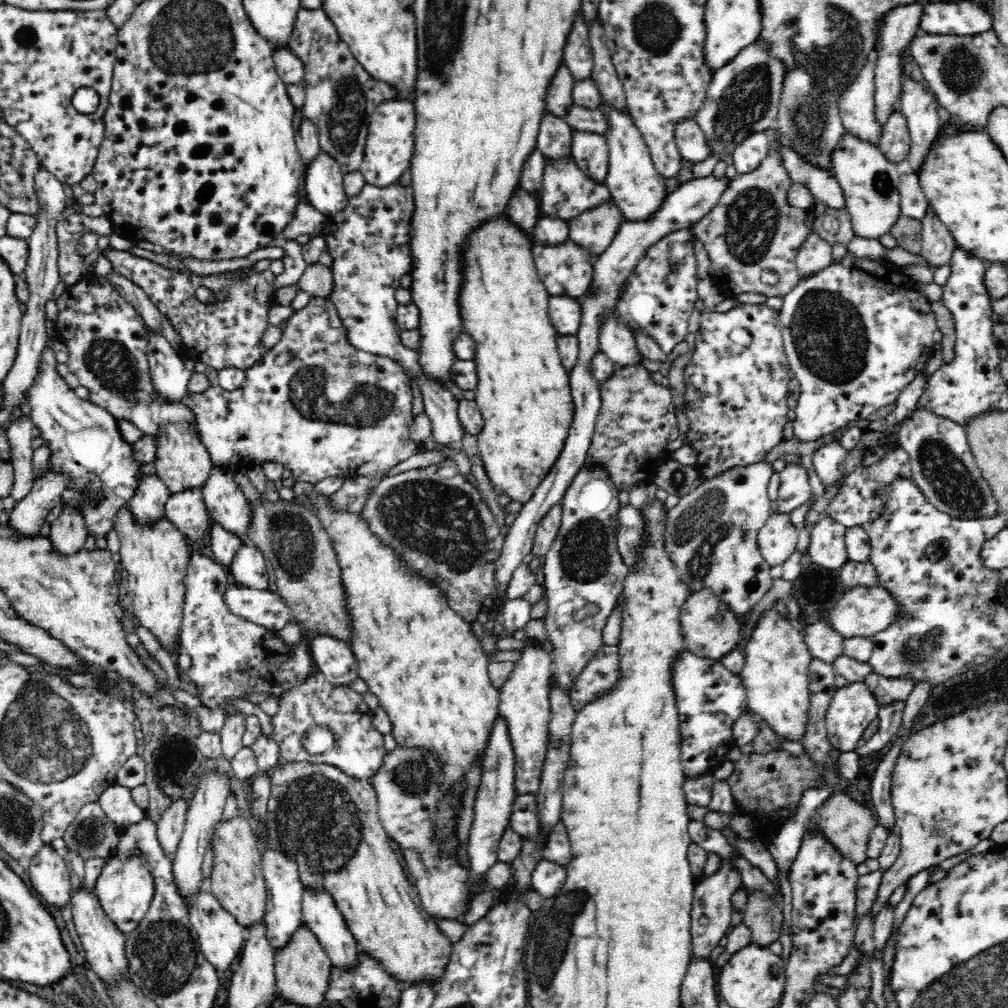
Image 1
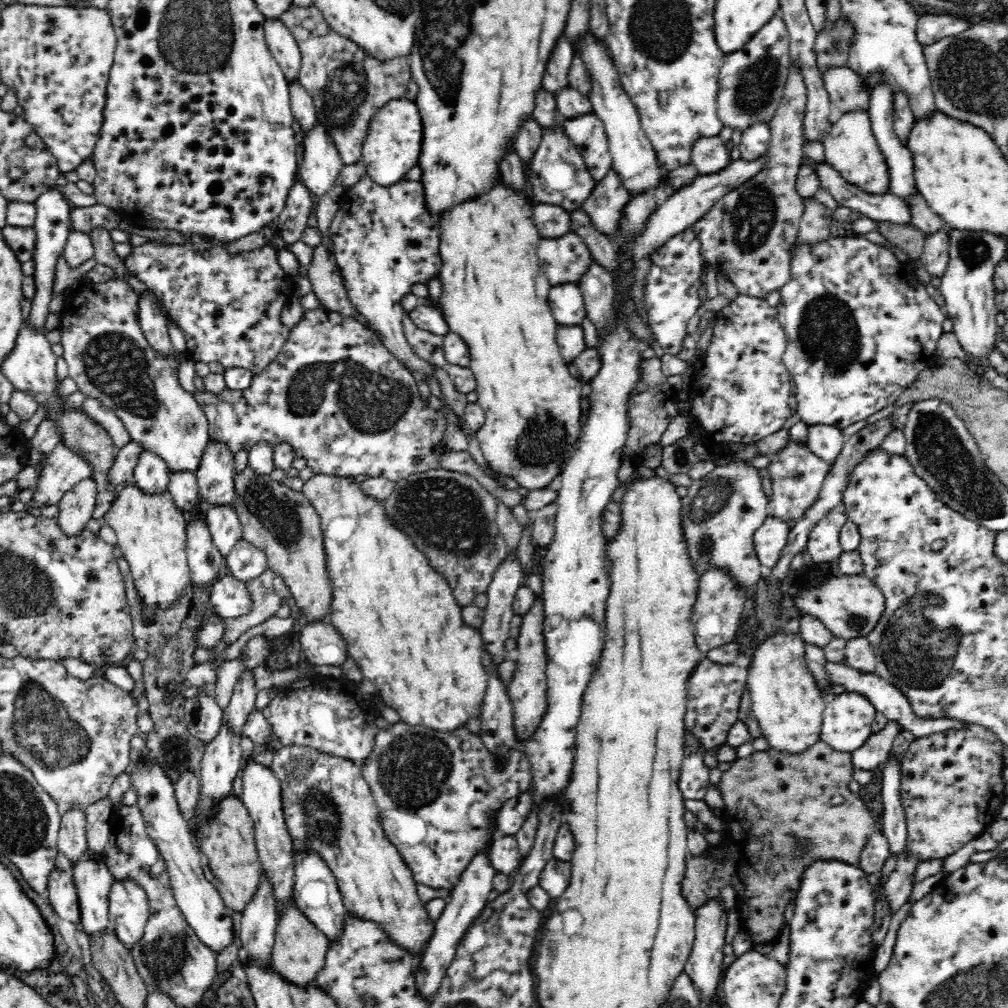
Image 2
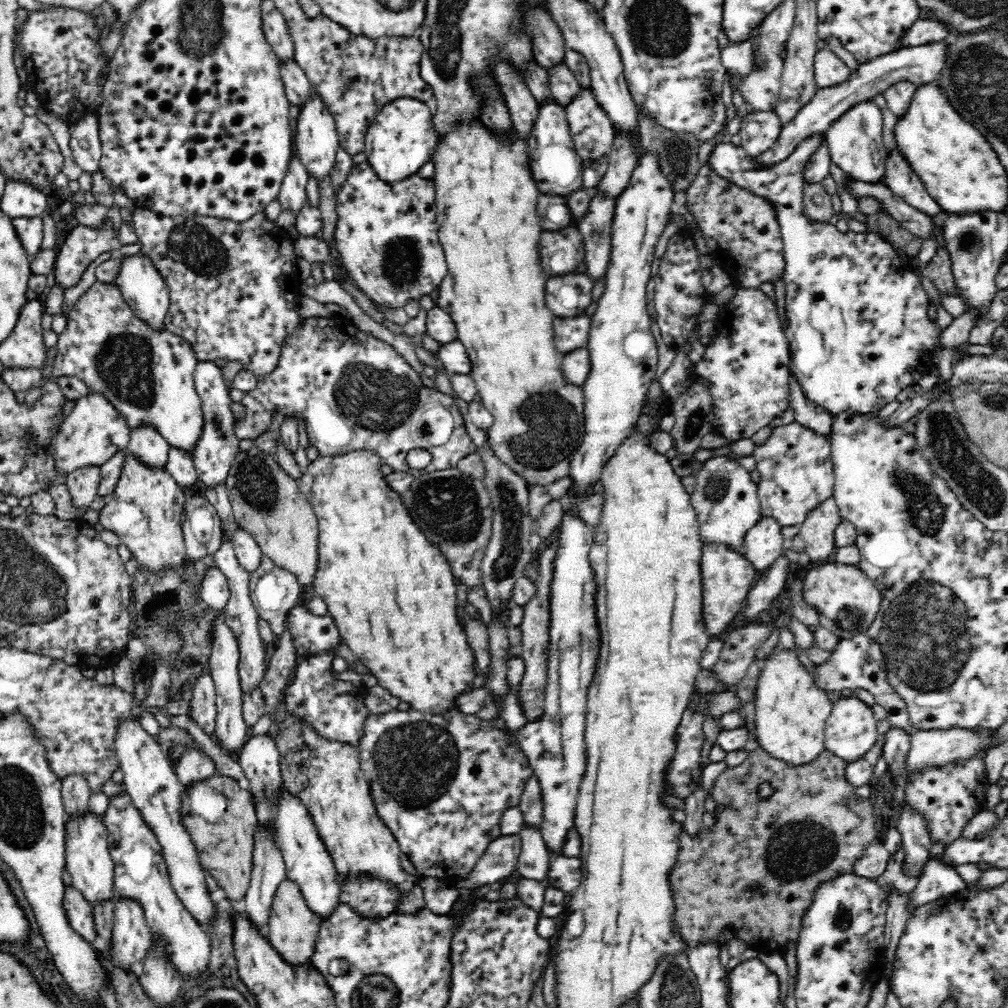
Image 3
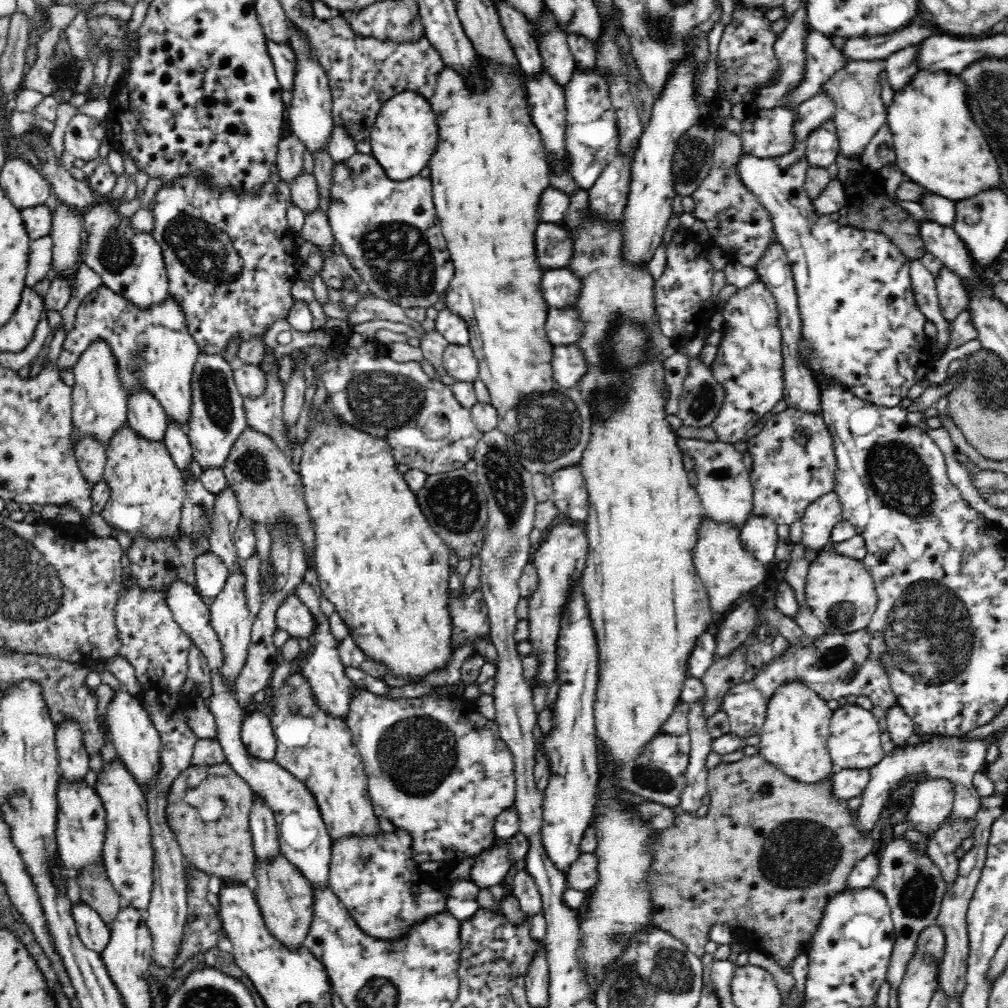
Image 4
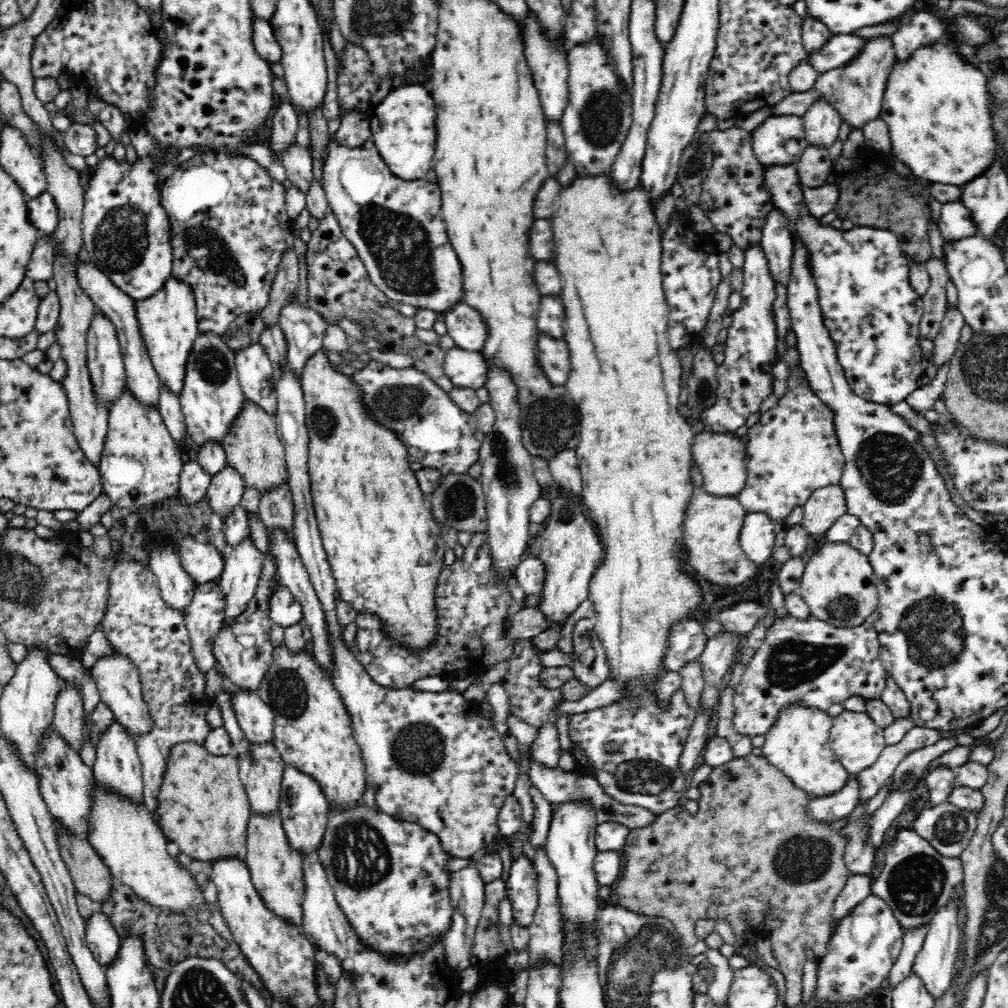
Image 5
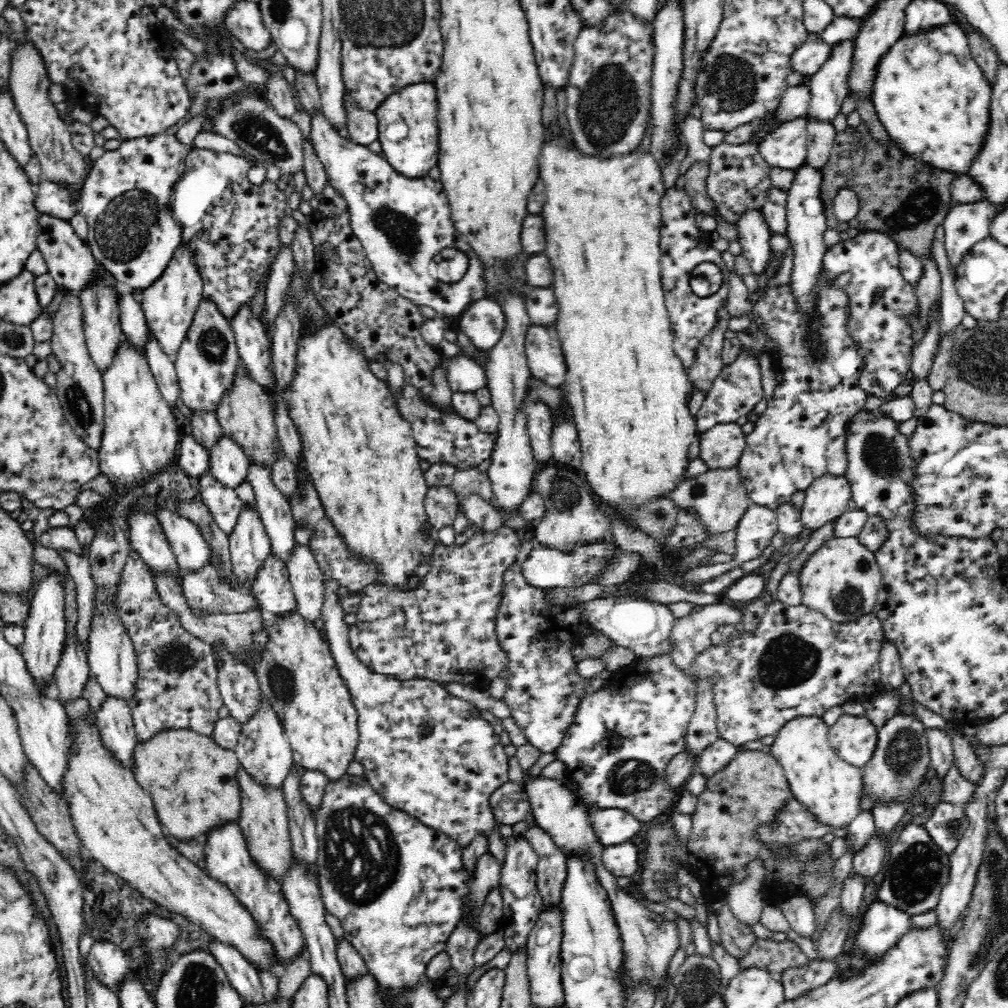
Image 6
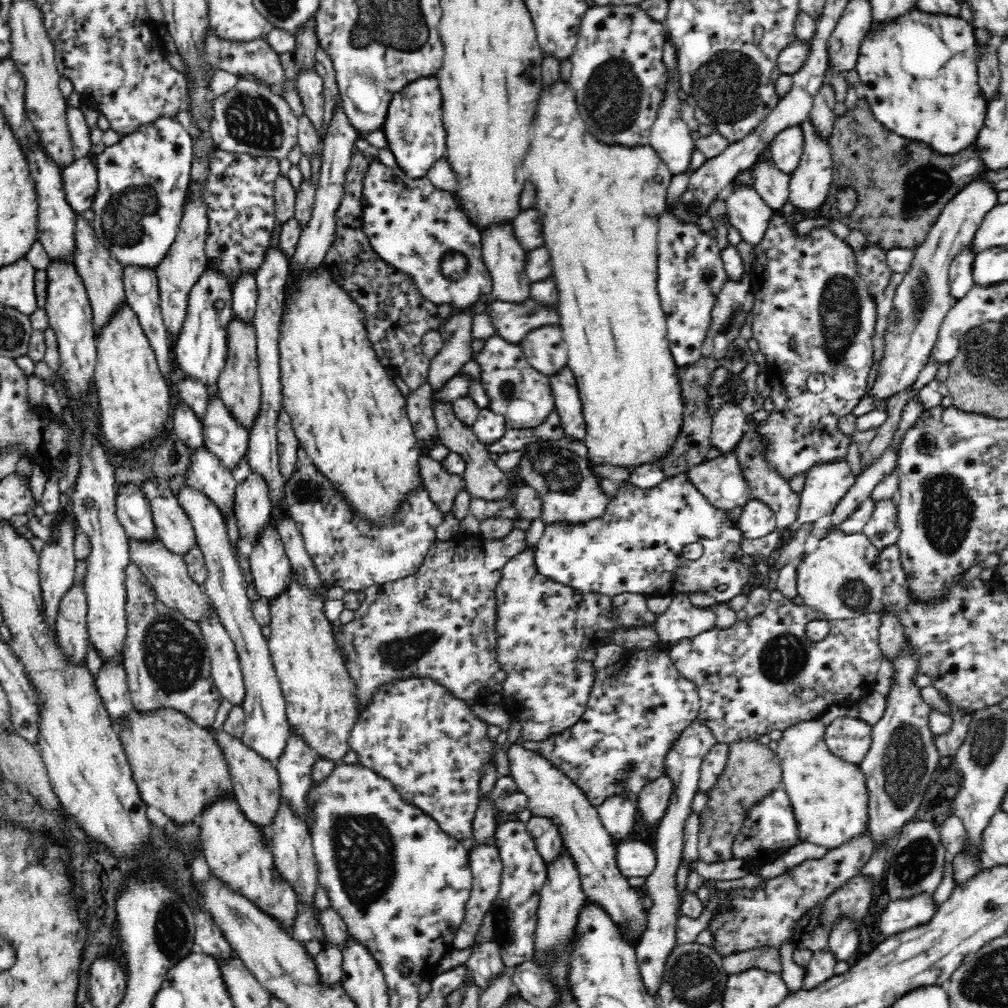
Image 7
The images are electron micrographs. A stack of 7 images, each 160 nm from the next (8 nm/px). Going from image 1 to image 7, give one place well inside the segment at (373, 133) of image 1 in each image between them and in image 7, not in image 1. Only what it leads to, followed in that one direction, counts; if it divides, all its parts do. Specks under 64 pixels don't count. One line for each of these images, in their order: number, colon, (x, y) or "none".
2: (392, 146)
3: (400, 139)
4: (404, 136)
5: (402, 125)
6: (413, 156)
7: (415, 109)

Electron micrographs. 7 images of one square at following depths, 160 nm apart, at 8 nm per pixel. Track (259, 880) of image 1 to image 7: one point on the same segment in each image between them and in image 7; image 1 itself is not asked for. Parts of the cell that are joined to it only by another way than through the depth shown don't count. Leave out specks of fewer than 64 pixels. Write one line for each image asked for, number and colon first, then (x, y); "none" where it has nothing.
2: (228, 839)
3: (220, 816)
4: (208, 808)
5: (203, 808)
6: (193, 782)
7: (179, 768)

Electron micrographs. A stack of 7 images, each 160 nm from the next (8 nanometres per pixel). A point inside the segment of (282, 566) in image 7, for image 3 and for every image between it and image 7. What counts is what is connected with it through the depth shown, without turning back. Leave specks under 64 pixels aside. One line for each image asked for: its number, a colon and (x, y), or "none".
3: (318, 634)
4: (293, 615)
5: (285, 611)
6: (272, 589)

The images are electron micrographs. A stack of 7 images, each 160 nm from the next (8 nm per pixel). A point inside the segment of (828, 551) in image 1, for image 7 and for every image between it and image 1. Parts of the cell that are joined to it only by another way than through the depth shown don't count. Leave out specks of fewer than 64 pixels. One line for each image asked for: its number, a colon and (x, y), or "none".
2: (823, 545)
3: (818, 531)
4: (818, 520)
5: (825, 506)
6: (826, 499)
7: (825, 484)

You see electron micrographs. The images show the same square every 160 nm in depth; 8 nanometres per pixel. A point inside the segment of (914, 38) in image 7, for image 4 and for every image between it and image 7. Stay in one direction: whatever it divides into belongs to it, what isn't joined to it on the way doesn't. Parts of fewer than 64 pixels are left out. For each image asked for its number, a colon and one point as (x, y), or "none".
4: (937, 145)
5: (935, 104)
6: (933, 98)

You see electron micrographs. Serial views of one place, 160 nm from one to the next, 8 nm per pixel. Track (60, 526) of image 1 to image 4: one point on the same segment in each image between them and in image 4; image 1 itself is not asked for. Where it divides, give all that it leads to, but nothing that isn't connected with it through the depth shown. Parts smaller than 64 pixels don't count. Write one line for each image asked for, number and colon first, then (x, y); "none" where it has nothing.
2: (75, 509)
3: (83, 486)
4: (91, 456)

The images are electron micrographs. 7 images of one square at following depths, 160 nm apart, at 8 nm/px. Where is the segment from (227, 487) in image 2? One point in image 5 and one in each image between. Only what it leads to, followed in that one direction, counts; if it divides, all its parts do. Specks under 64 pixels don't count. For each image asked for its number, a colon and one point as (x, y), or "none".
3: (214, 453)
4: (218, 418)
5: (211, 399)

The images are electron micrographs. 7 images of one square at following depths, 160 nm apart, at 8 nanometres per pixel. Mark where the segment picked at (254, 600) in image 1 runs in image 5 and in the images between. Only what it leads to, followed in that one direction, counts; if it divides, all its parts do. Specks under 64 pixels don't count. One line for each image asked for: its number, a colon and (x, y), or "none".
2: (230, 598)
3: (215, 591)
4: (210, 571)
5: (203, 561)

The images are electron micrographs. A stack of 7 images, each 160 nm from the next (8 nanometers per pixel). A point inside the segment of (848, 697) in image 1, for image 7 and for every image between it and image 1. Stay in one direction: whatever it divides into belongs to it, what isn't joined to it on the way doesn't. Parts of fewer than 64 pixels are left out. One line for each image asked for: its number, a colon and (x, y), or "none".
2: (847, 722)
3: (850, 732)
4: (854, 742)
5: (857, 742)
6: (854, 739)
7: (849, 739)

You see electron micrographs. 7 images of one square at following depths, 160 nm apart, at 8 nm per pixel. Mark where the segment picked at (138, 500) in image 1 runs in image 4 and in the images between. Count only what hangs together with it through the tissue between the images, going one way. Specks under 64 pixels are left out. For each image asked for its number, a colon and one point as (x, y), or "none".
2: (152, 475)
3: (146, 444)
4: (145, 417)

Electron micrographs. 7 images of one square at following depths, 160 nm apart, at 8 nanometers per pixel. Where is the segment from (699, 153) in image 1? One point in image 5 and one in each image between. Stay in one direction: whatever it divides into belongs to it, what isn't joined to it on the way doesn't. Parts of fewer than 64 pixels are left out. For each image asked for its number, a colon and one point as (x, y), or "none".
2: (708, 154)
3: (859, 331)
4: (862, 328)
5: (872, 314)

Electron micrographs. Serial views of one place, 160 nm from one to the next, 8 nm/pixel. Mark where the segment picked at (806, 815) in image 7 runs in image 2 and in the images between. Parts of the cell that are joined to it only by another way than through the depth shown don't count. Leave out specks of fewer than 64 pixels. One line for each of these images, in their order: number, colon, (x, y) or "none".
2: (785, 700)
3: (791, 712)
4: (794, 735)
5: (798, 743)
6: (830, 788)

